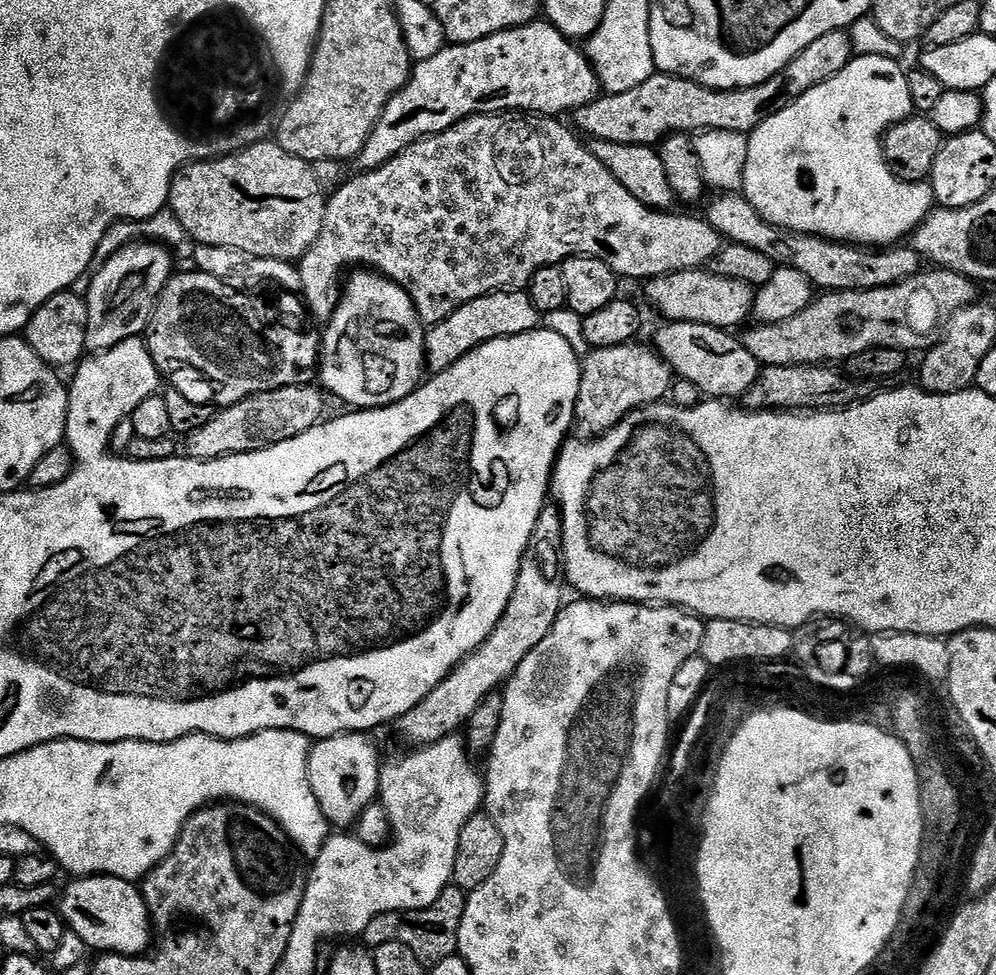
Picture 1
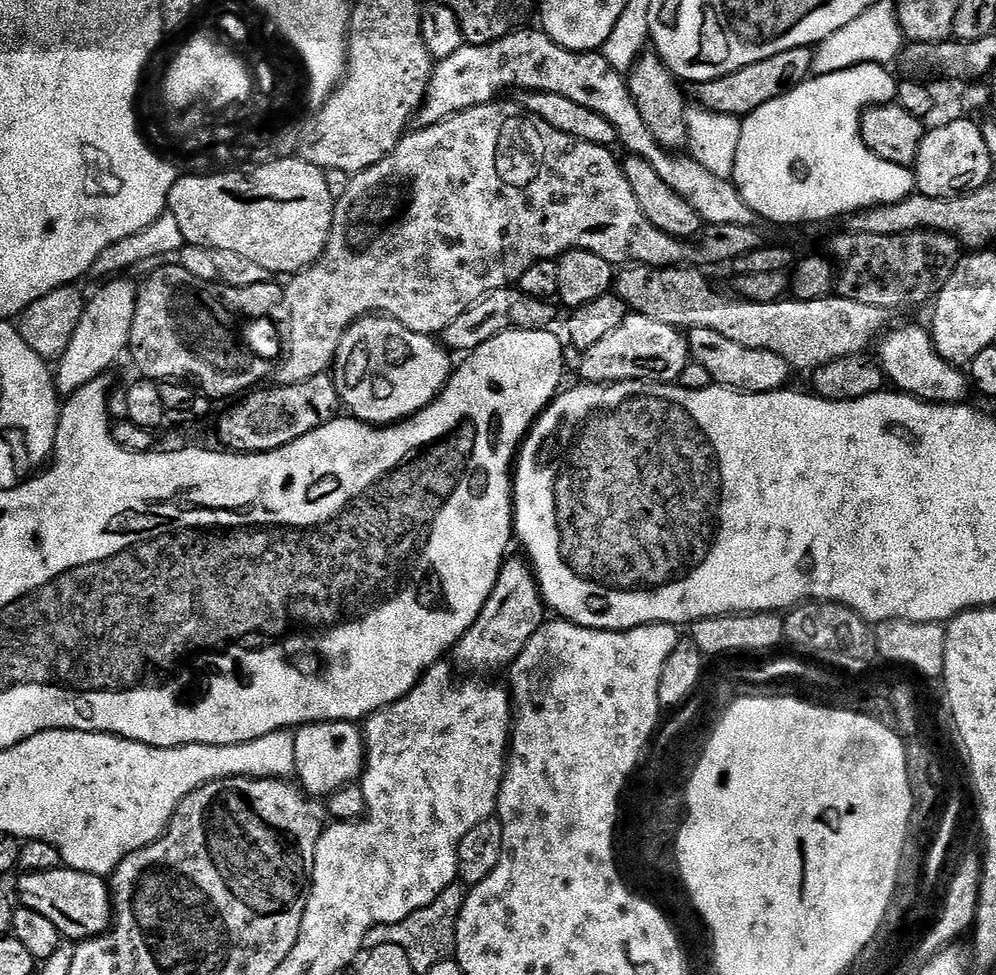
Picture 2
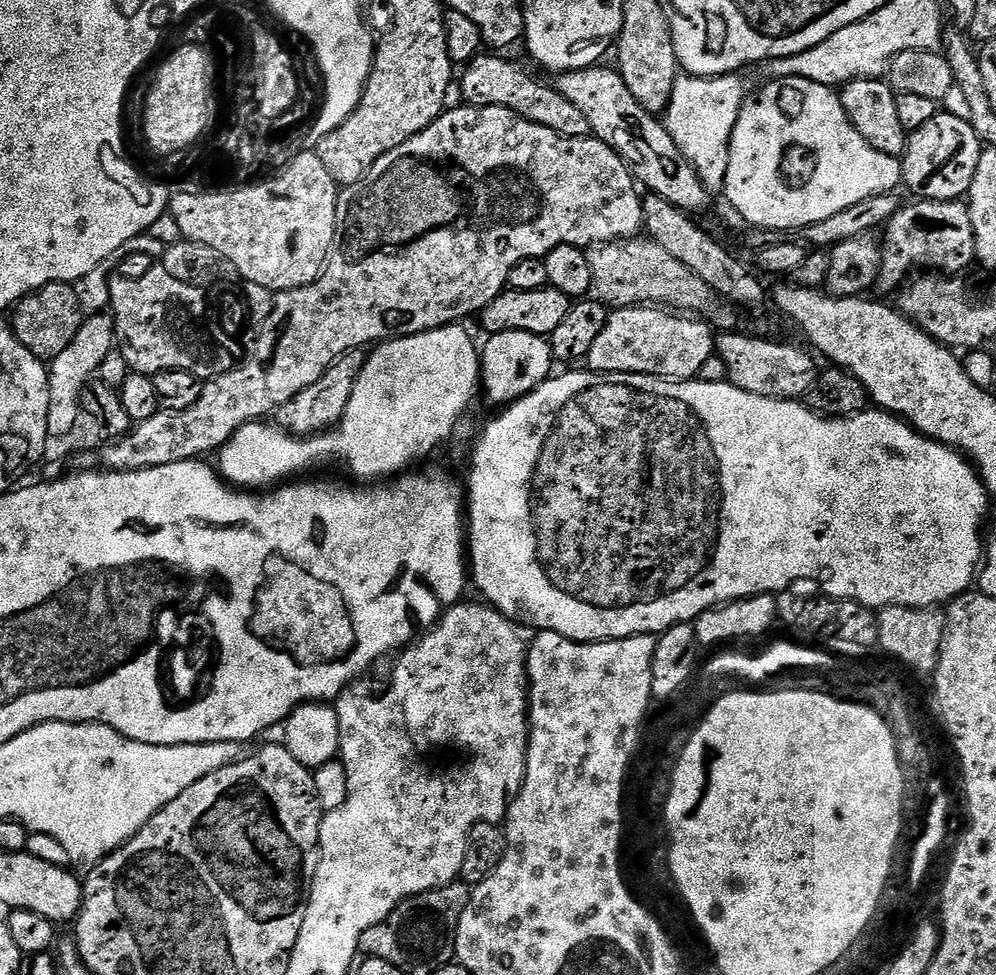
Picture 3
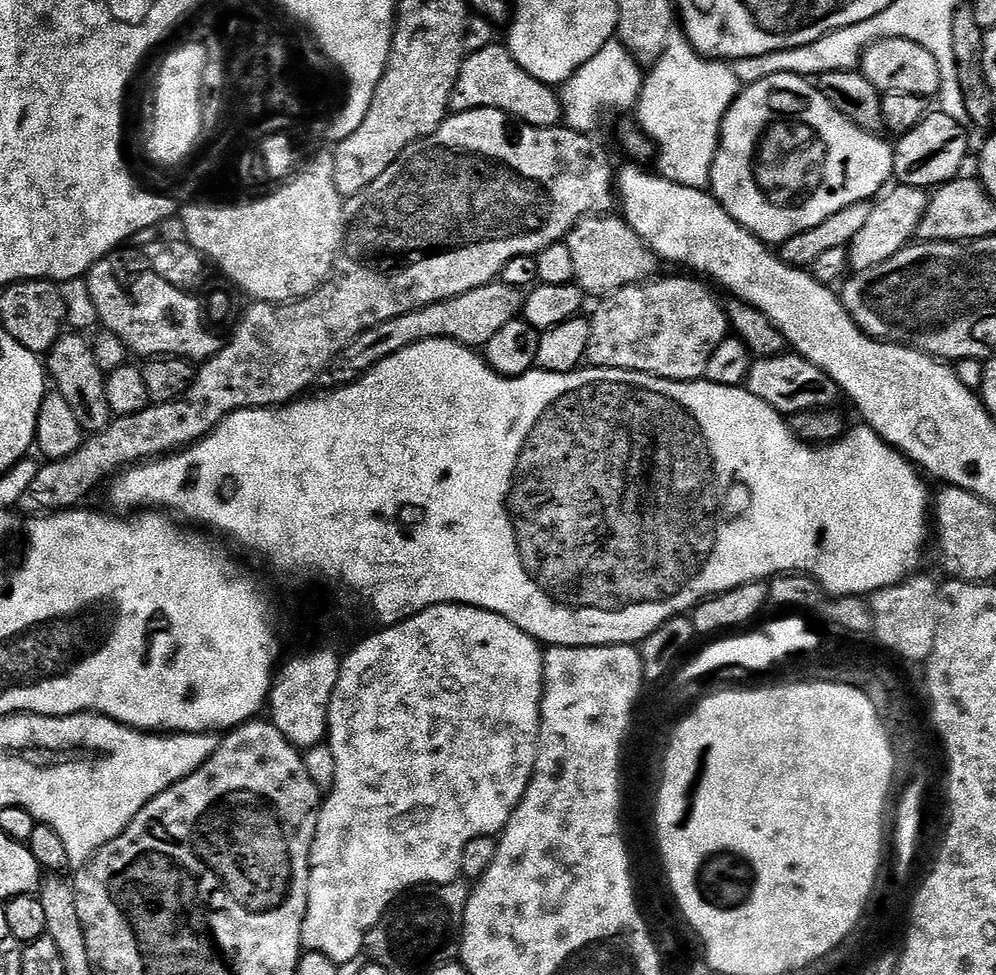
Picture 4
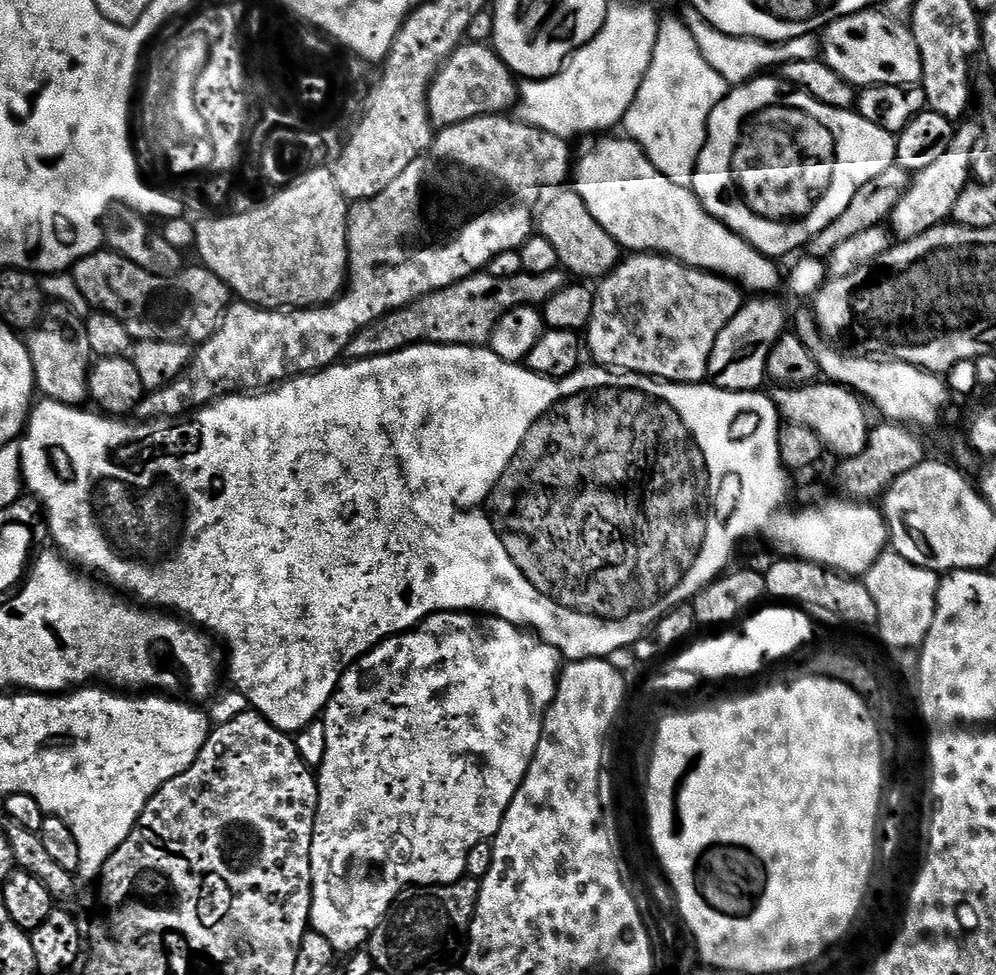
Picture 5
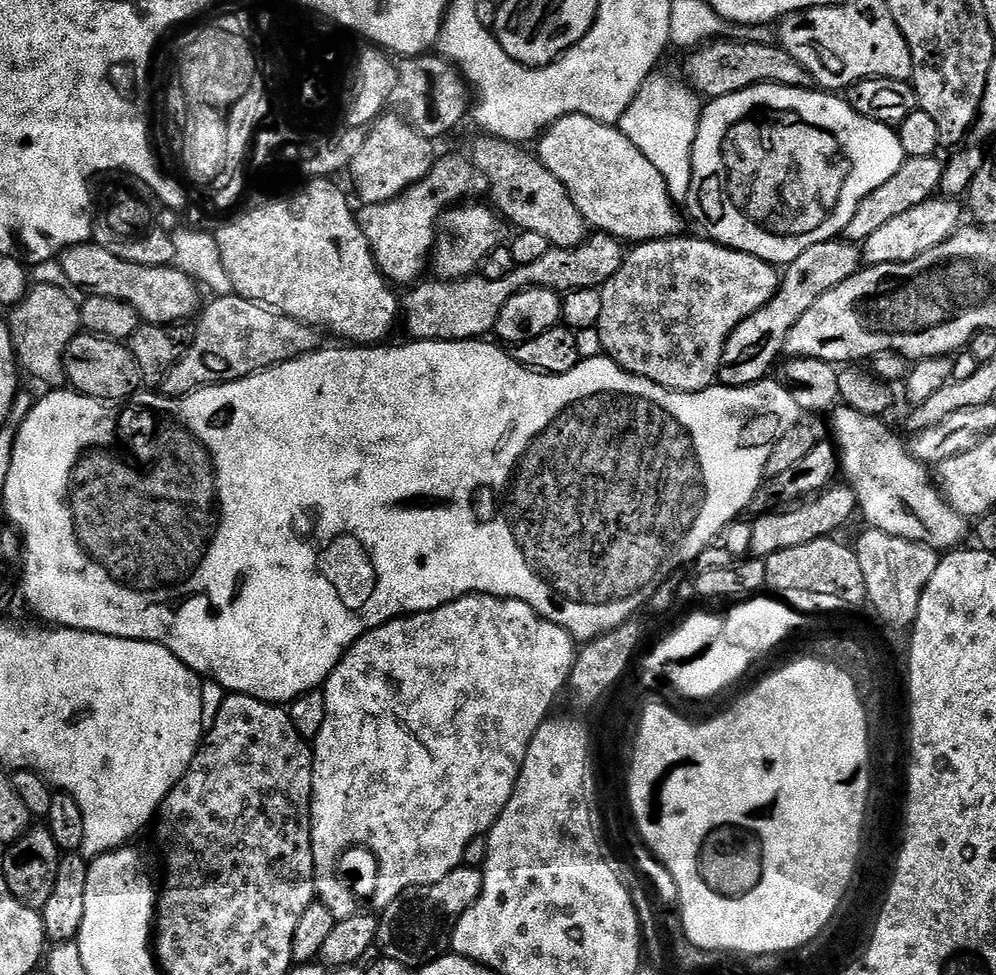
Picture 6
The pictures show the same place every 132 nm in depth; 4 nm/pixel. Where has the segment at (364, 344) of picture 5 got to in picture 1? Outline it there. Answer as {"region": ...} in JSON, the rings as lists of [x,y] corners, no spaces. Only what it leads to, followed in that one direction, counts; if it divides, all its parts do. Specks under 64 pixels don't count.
{"region":[[[311,383],[282,386],[278,390],[247,396],[242,402],[213,411],[206,426],[183,437],[183,451],[184,448],[188,451],[185,453],[189,460],[221,460],[224,456],[261,452],[278,442],[298,438],[298,434],[306,434],[306,430],[316,427],[325,419],[323,395],[325,393]]]}

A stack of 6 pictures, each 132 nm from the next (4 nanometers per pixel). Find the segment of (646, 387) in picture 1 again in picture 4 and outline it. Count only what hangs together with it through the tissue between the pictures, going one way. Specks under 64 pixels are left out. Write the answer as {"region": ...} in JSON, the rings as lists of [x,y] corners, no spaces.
{"region":[[[668,276],[665,280],[653,278],[643,284],[628,284],[622,290],[612,292],[603,297],[596,308],[596,313],[590,316],[592,329],[590,330],[590,346],[586,357],[587,363],[594,368],[617,368],[618,370],[630,370],[631,372],[645,372],[651,376],[660,376],[663,380],[699,380],[704,376],[706,366],[710,362],[710,354],[718,350],[718,346],[724,340],[729,339],[730,325],[728,323],[728,313],[723,303],[716,301],[716,296],[707,288],[709,285],[703,279],[688,276]]]}

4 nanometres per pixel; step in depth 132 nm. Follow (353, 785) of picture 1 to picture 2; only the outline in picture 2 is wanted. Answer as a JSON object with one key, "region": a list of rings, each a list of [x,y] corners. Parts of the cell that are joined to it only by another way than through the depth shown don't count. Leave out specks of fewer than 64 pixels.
{"region":[[[355,723],[301,724],[295,729],[294,776],[309,797],[327,798],[347,784],[357,783],[364,771],[365,755],[364,734]]]}

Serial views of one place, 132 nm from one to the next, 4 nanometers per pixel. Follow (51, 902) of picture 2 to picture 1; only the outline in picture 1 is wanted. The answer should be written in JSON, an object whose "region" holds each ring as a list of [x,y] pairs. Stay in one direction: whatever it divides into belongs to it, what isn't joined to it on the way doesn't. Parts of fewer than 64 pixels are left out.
{"region":[[[86,876],[76,878],[64,888],[64,893],[58,896],[58,911],[64,919],[67,931],[78,934],[88,950],[97,948],[100,954],[115,954],[118,956],[142,956],[153,947],[154,929],[152,916],[144,901],[144,893],[133,881],[123,880],[117,876]]]}

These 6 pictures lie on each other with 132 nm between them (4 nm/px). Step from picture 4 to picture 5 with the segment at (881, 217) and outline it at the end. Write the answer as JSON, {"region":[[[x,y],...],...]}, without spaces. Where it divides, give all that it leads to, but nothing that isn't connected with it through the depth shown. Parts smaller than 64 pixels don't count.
{"region":[[[976,122],[963,124],[961,123],[955,129],[946,154],[942,154],[942,158],[938,158],[938,162],[934,162],[934,166],[926,166],[926,170],[913,175],[908,193],[892,211],[890,231],[897,241],[913,240],[926,234],[926,230],[937,228],[940,224],[945,223],[954,210],[954,202],[958,202],[962,190],[967,188],[973,179],[972,151],[978,143],[980,126]]]}

